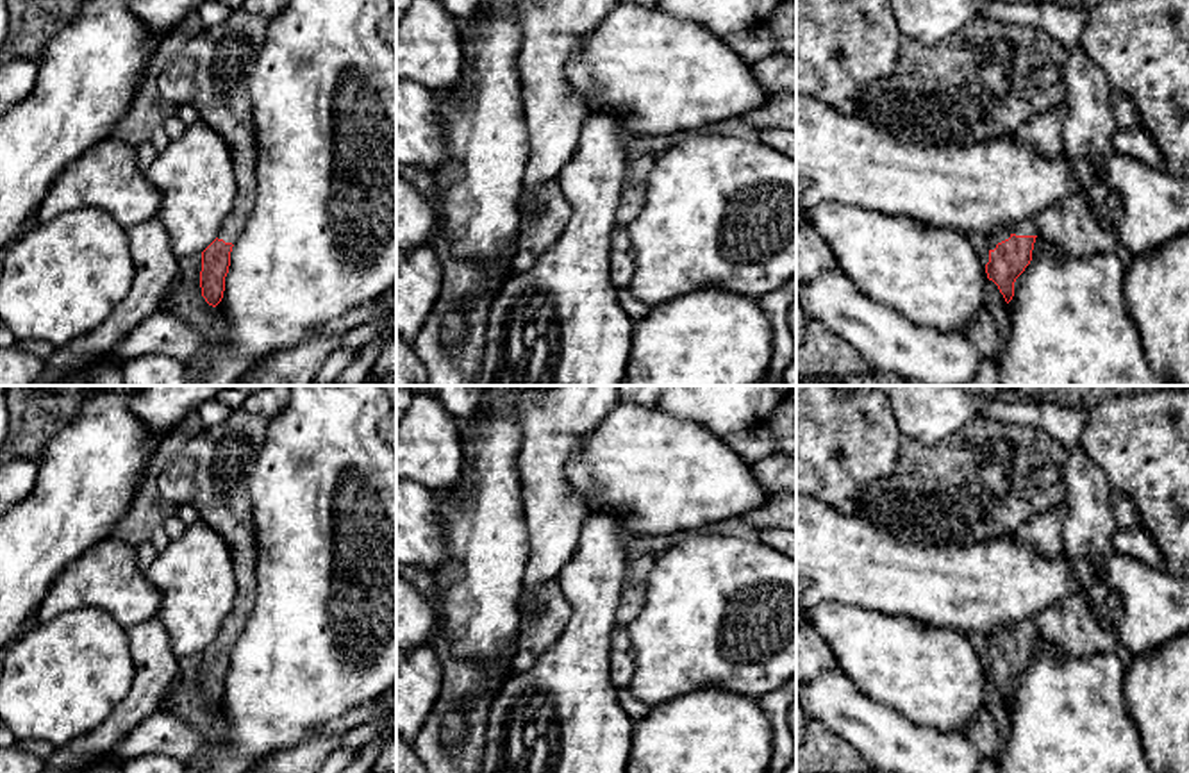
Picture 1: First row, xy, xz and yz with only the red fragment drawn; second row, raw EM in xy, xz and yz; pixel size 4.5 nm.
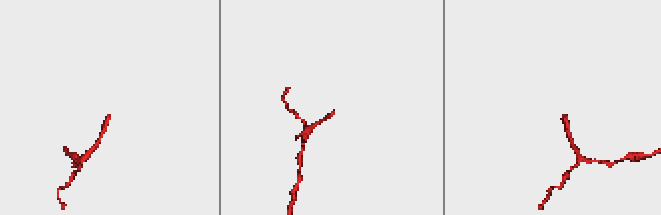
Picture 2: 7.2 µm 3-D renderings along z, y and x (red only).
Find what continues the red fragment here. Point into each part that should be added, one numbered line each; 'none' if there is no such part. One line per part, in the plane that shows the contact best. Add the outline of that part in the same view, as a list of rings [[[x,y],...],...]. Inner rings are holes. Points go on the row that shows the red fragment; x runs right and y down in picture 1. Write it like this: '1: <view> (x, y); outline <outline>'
1: yz (1027, 227); outline [[[1023,220],[1010,229],[1003,229],[1000,232],[985,236],[989,250],[994,250],[998,243],[1009,239],[1012,234],[1016,234],[1016,236],[1037,236],[1035,221]]]

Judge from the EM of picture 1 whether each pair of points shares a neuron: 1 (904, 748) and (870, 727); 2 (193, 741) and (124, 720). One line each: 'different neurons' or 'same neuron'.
1: same neuron
2: different neurons

